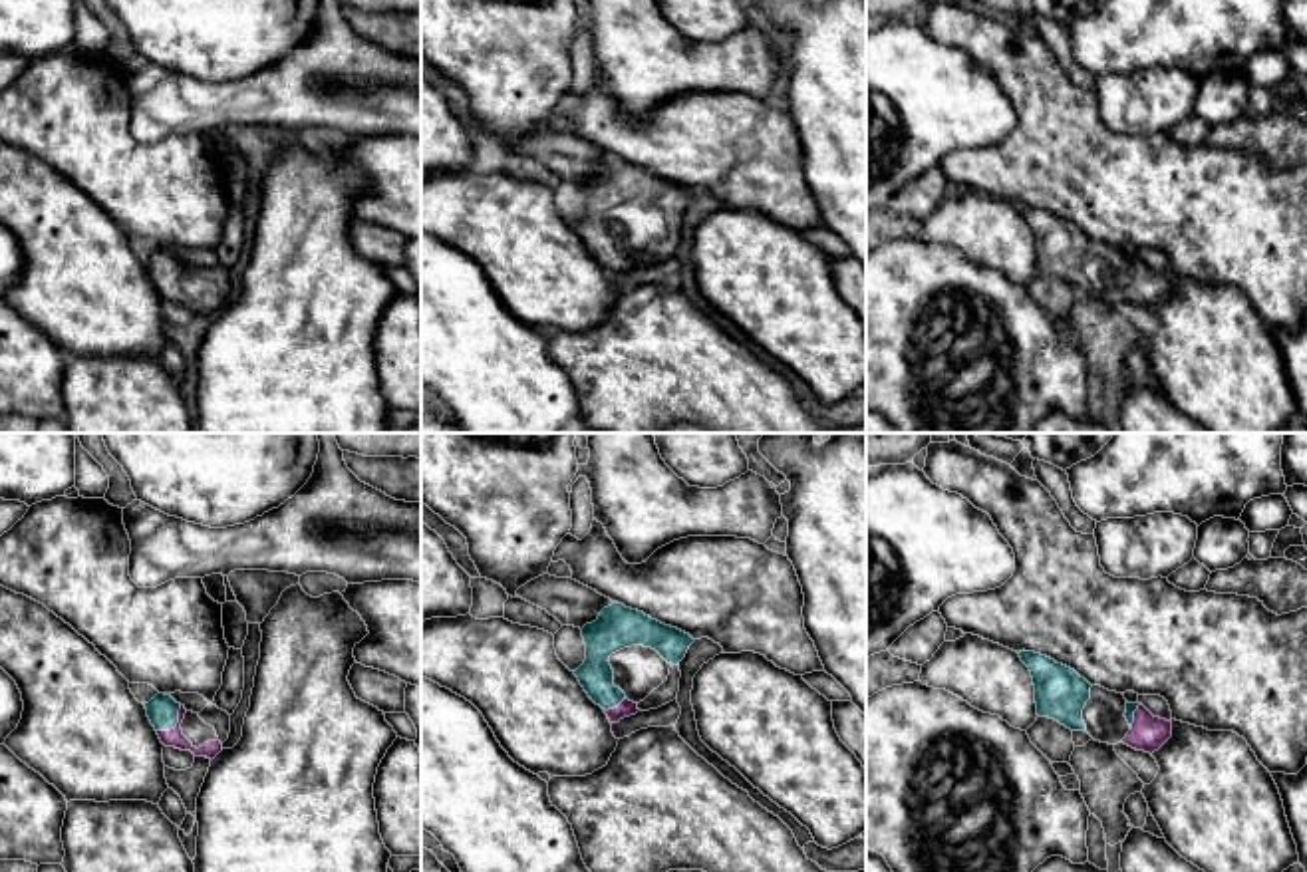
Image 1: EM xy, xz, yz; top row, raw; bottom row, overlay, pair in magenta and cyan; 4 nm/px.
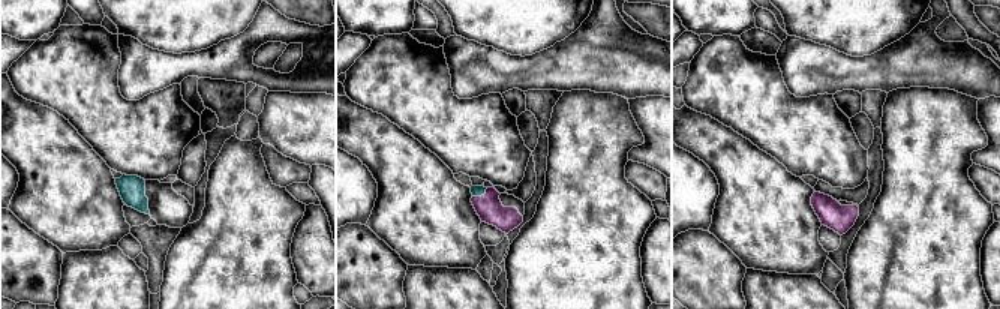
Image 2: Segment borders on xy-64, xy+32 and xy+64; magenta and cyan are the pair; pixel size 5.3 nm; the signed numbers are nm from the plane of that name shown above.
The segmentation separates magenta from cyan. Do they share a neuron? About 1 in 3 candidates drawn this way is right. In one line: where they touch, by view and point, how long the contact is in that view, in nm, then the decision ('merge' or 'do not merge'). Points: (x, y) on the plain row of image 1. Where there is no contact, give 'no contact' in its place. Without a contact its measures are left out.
contact xy (177, 281); length 150 nm; merge

